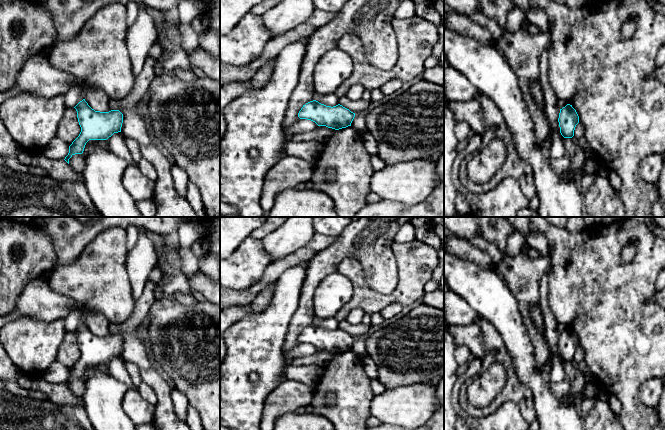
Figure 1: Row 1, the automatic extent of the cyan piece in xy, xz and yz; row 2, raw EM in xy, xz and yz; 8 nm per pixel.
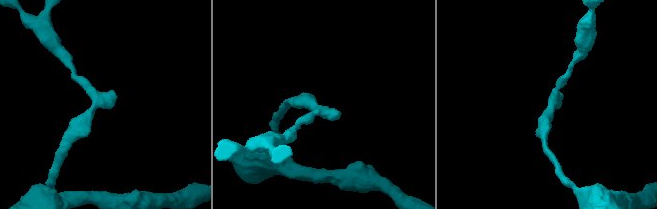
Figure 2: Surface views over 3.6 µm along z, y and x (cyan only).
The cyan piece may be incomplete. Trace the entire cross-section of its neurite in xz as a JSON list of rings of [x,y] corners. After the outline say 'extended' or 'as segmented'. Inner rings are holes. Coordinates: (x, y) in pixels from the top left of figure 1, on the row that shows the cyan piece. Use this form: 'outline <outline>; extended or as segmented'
outline [[[313,100],[303,105],[298,117],[311,120],[318,126],[339,130],[351,126],[355,113],[340,104],[331,107]]]; as segmented

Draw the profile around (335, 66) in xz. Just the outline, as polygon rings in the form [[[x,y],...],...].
[[[337,47],[326,51],[313,72],[316,97],[335,93],[352,72],[353,60],[345,51]]]

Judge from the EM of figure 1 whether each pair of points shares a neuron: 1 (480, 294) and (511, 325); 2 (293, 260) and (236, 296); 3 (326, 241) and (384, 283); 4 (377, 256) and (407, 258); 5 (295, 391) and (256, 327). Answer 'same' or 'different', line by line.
1: same
2: same
3: different
4: different
5: different

